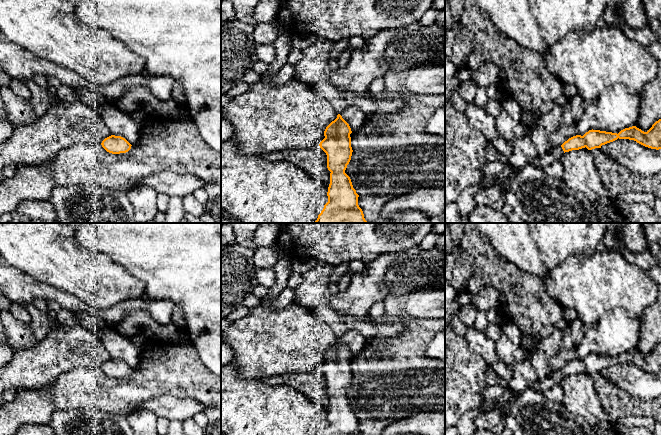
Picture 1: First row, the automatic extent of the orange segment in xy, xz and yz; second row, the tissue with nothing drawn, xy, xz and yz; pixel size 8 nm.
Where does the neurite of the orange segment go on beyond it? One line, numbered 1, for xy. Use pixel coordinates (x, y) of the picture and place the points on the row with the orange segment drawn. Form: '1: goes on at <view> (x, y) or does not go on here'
1: does not go on here

